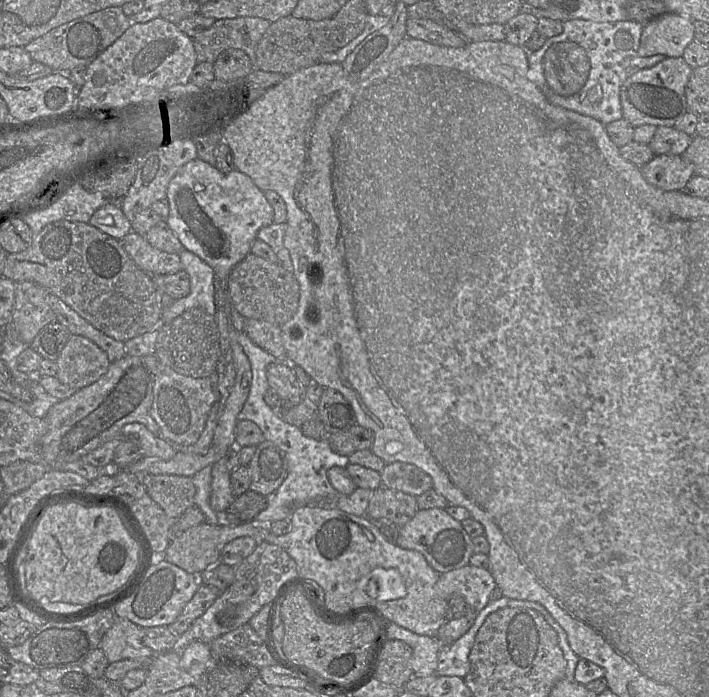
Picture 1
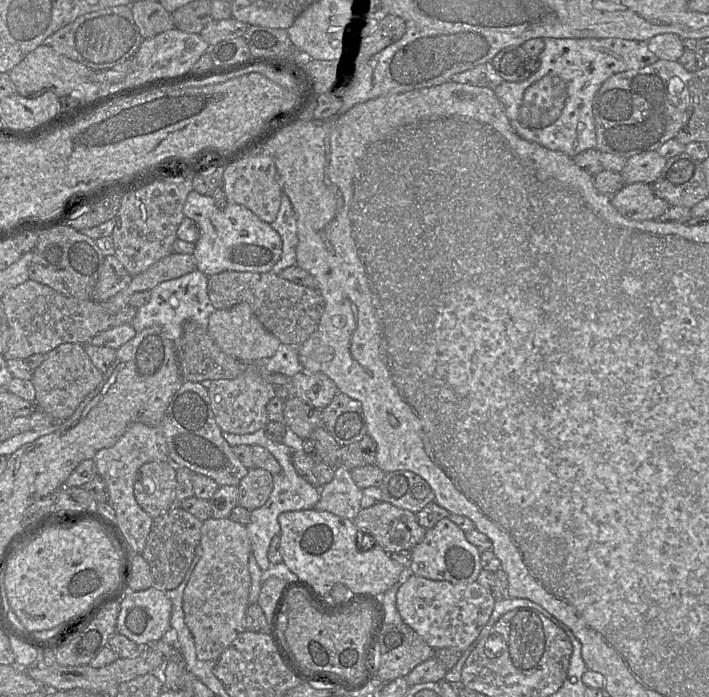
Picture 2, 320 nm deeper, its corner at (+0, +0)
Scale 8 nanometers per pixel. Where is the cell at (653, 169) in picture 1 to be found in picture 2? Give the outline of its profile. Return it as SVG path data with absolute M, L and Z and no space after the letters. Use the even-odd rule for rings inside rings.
M642 182L623 186L611 203L624 218L634 221L657 220L670 207L654 194L652 185Z

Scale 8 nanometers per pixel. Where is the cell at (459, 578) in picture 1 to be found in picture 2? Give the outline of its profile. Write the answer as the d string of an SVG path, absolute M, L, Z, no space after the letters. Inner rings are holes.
M406 573L404 583L397 592L397 608L405 624L410 626L432 648L452 647L464 652L478 637L489 621L496 600L477 581L469 584L453 584L444 580L431 580Z

